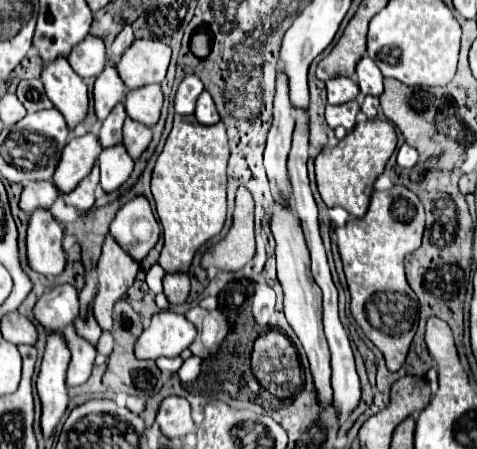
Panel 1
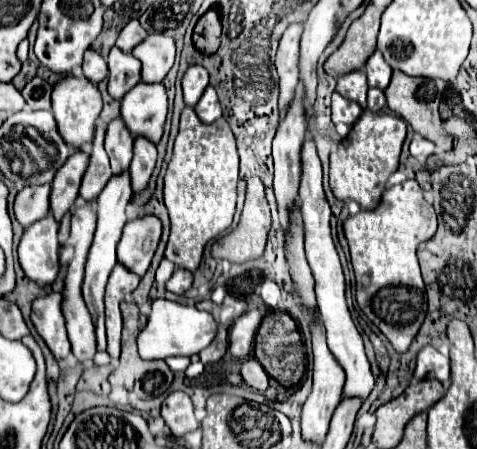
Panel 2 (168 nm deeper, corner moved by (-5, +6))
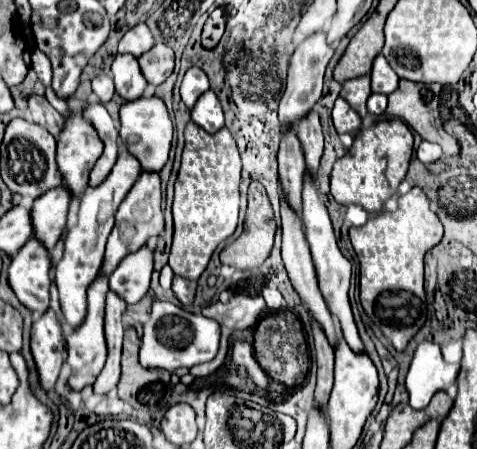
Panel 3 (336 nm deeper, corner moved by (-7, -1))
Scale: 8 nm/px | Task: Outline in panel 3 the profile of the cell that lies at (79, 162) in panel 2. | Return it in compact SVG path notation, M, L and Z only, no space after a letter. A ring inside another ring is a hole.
M56 187L40 195L30 209L34 239L40 239L48 251L56 245L62 235L62 227L66 225L66 215L70 207L70 193L66 187Z

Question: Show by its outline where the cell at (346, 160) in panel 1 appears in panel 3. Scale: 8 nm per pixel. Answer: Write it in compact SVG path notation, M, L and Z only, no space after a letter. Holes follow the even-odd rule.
M402 119L374 121L354 137L354 143L346 151L346 155L334 163L330 193L340 205L356 203L368 213L376 213L398 191L398 185L408 171L410 157L412 131L408 129L408 125L404 125Z

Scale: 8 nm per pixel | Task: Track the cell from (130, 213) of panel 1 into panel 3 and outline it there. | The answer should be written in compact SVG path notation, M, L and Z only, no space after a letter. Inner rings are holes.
M142 247L140 251L124 257L118 269L110 275L110 291L118 293L126 301L126 305L138 303L148 291L152 263L154 257L148 247Z

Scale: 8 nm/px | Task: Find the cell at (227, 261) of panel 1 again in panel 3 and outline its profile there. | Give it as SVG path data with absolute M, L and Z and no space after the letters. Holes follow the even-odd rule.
M252 181L248 187L248 213L246 213L246 221L244 221L244 231L242 235L228 247L224 247L224 251L220 253L220 261L238 269L252 269L252 267L260 267L274 245L274 233L276 233L276 223L274 223L274 215L272 215L272 207L266 195L266 189L258 183Z

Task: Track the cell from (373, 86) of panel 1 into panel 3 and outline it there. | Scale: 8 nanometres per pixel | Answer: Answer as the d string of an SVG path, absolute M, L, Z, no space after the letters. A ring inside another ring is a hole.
M378 55L372 65L372 93L390 95L398 87L398 75L392 71L384 55Z

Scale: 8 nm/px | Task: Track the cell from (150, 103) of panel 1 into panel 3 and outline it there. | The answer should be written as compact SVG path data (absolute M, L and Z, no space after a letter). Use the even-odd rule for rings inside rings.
M140 97L136 101L128 101L120 107L120 121L122 121L120 139L126 145L126 149L140 161L142 171L160 173L168 161L172 133L174 133L164 101L158 97Z

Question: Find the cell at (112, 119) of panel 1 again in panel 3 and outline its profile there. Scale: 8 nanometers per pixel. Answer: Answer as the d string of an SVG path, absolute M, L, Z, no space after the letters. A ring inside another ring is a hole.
M120 145L118 161L114 165L114 169L110 171L110 175L100 185L88 187L88 191L80 199L78 221L68 231L64 257L56 267L56 287L58 287L58 293L60 293L62 313L64 313L68 325L72 329L78 327L84 321L84 315L86 315L86 291L88 291L92 279L96 279L96 275L98 275L98 271L102 267L104 245L106 245L106 239L108 239L108 235L110 235L110 231L114 227L114 215L116 215L120 203L126 199L132 185L136 183L136 179L140 177L140 171L142 171L140 163L128 151L124 151L124 147Z

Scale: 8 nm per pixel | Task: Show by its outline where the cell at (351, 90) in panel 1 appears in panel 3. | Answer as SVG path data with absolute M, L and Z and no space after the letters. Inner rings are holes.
M362 75L362 77L354 77L354 79L348 79L344 85L342 85L342 91L340 95L352 105L352 109L360 115L360 117L366 117L366 99L370 97L370 75Z

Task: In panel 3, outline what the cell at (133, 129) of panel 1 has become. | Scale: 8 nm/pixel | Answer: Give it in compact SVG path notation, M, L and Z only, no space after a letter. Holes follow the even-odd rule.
M142 171L142 175L138 177L138 181L134 183L132 191L128 193L128 197L124 199L124 203L120 205L120 209L116 213L116 225L114 225L110 237L108 237L108 243L106 243L102 273L106 277L110 277L112 271L120 265L120 259L124 259L124 255L128 255L132 251L138 251L152 237L158 237L160 233L164 233L160 177L158 177L158 173L146 173L146 171Z

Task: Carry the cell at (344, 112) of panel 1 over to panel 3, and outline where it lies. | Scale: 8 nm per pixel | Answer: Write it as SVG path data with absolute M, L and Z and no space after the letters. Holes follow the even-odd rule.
M338 97L334 103L332 121L334 121L334 127L338 133L354 133L362 125L360 115L356 115L356 111L352 111L352 107L348 107L348 101L344 97Z

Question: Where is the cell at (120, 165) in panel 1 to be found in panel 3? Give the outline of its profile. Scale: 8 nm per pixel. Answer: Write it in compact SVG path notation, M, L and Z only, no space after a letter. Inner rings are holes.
M102 275L96 277L96 281L88 289L88 313L80 327L76 327L66 337L66 363L70 367L68 387L72 391L82 391L86 385L92 385L96 377L100 375L104 361L106 361L106 339L104 339L104 299L108 293L108 279Z

